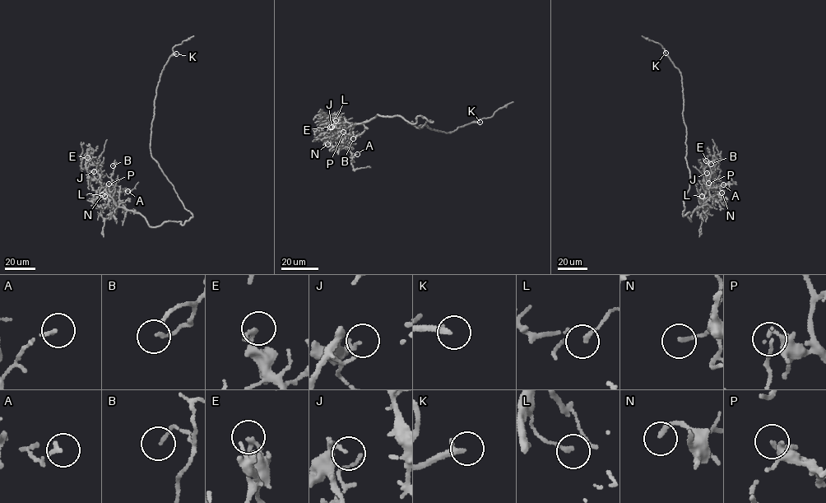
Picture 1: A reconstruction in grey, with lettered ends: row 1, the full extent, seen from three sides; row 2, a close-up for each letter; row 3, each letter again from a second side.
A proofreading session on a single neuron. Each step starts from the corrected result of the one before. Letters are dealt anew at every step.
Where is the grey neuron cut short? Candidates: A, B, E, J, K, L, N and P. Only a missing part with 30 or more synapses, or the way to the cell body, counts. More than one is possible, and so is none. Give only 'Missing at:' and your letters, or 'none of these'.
Missing at: K

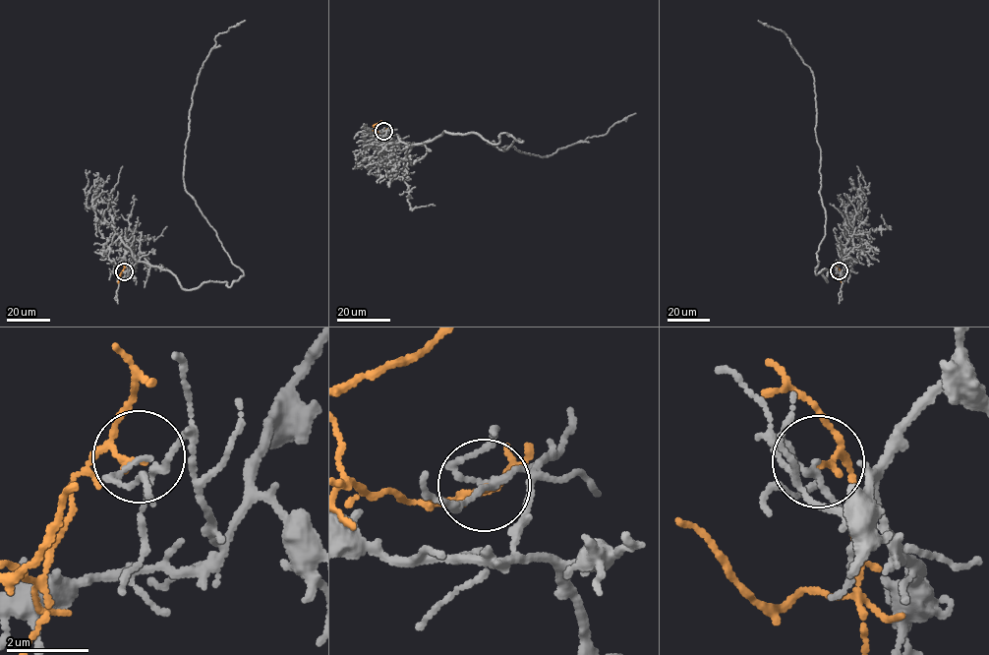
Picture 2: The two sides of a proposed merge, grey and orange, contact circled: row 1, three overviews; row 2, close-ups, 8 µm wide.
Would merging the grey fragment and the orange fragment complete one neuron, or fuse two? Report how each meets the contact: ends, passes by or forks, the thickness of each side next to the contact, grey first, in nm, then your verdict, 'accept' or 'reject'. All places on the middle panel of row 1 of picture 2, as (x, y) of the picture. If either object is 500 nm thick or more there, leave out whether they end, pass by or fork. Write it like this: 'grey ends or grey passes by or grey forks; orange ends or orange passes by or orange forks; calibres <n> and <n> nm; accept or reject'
grey forks; orange passes by; calibres 120 and 100 nm; reject

